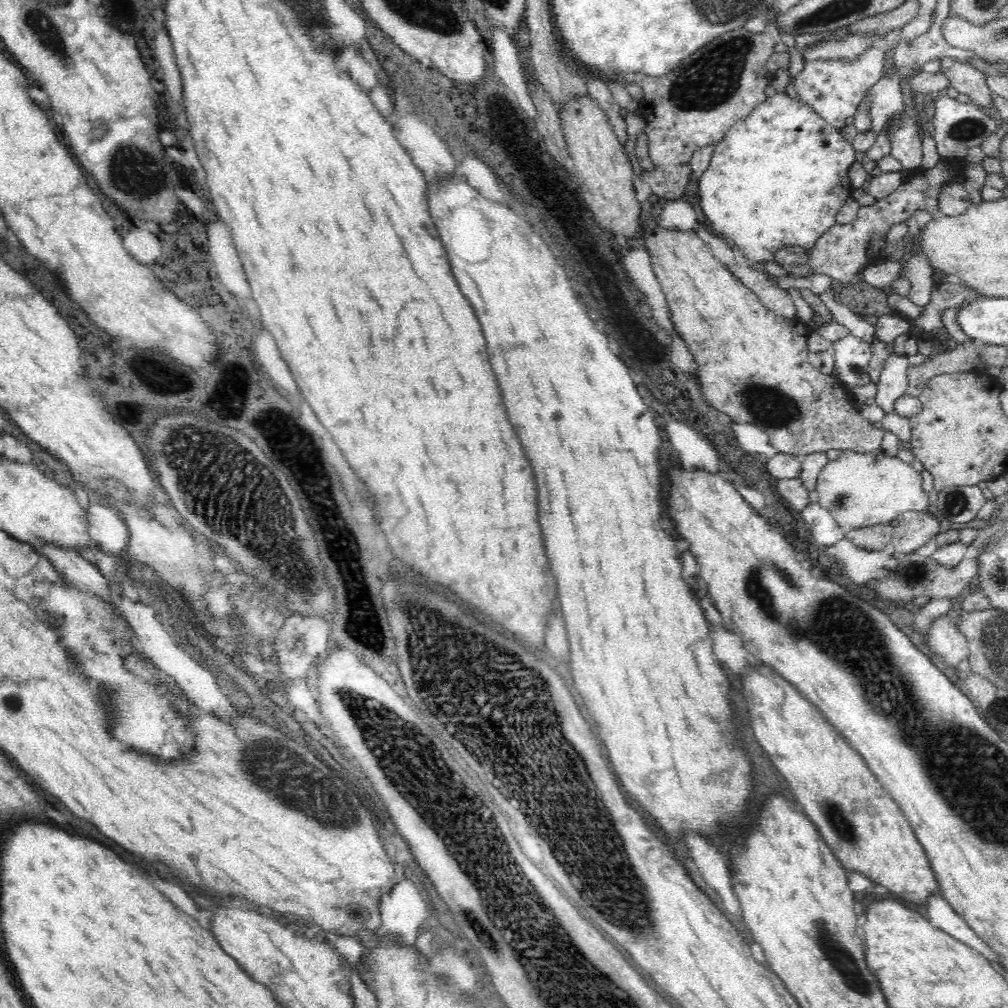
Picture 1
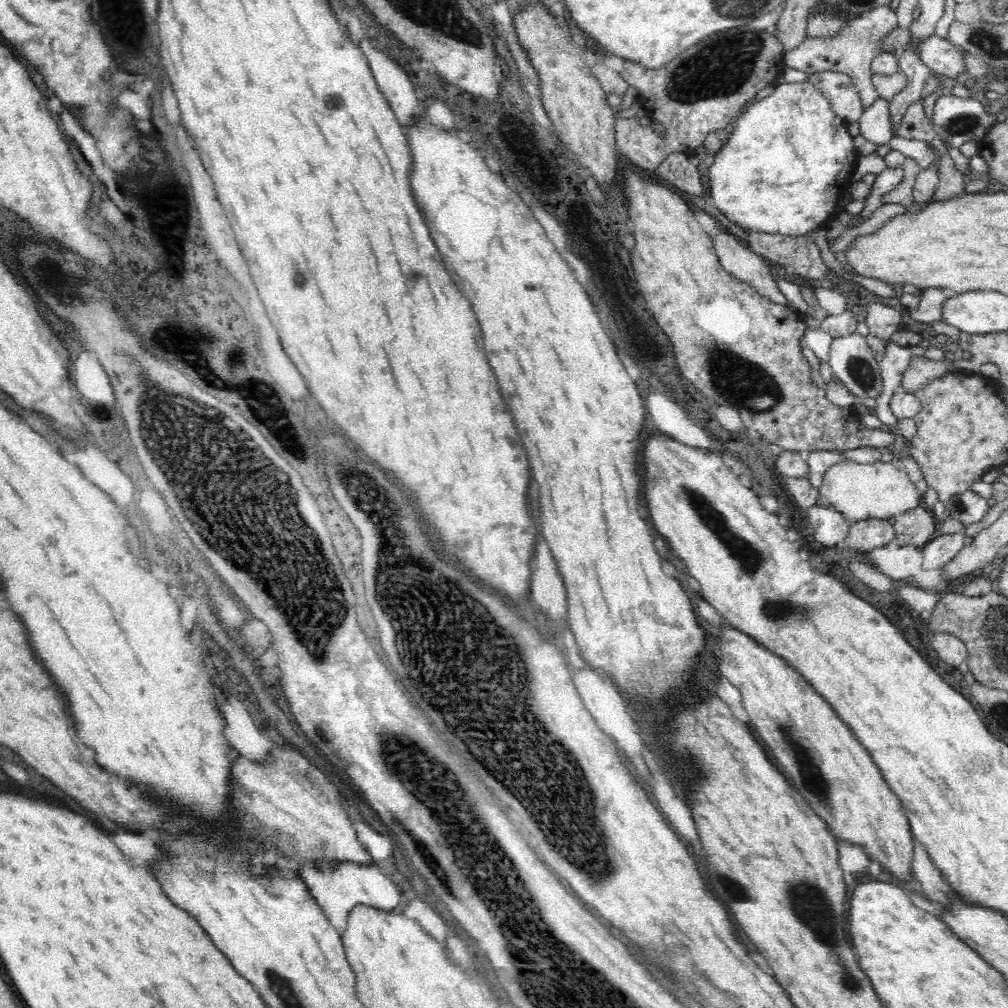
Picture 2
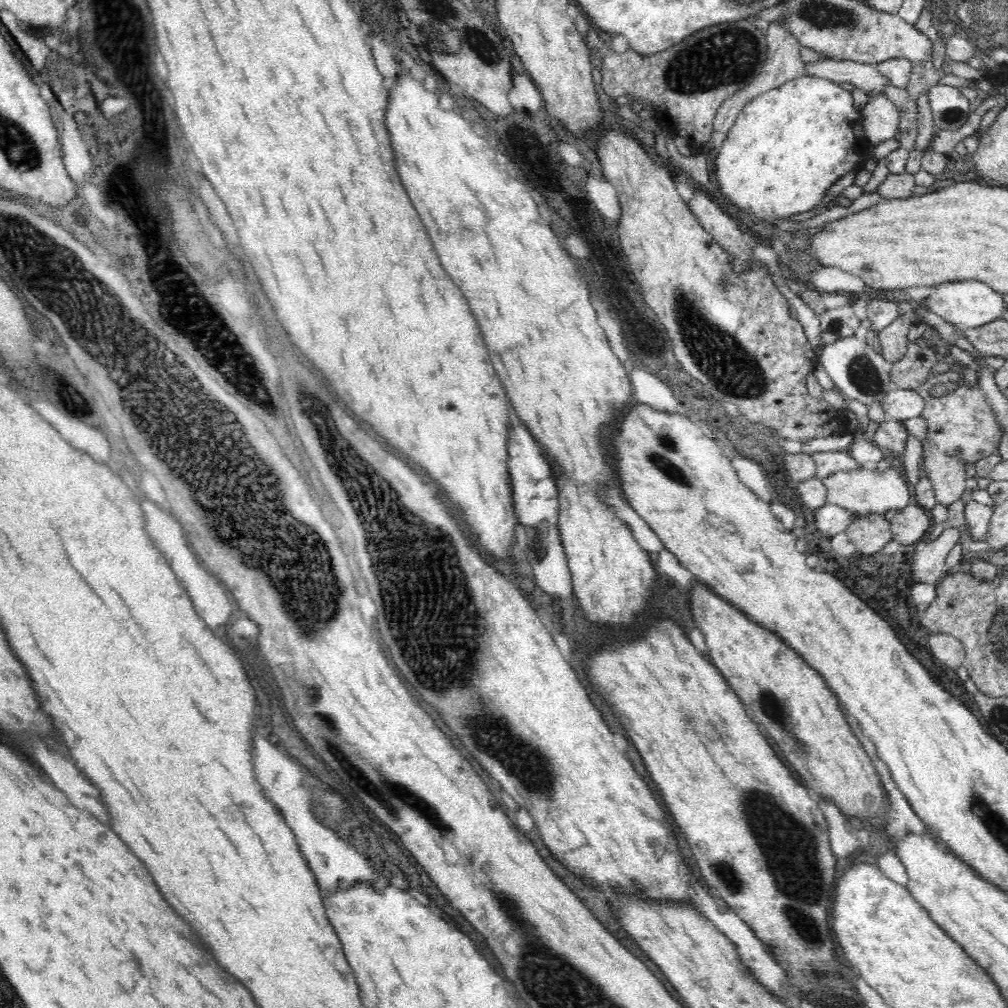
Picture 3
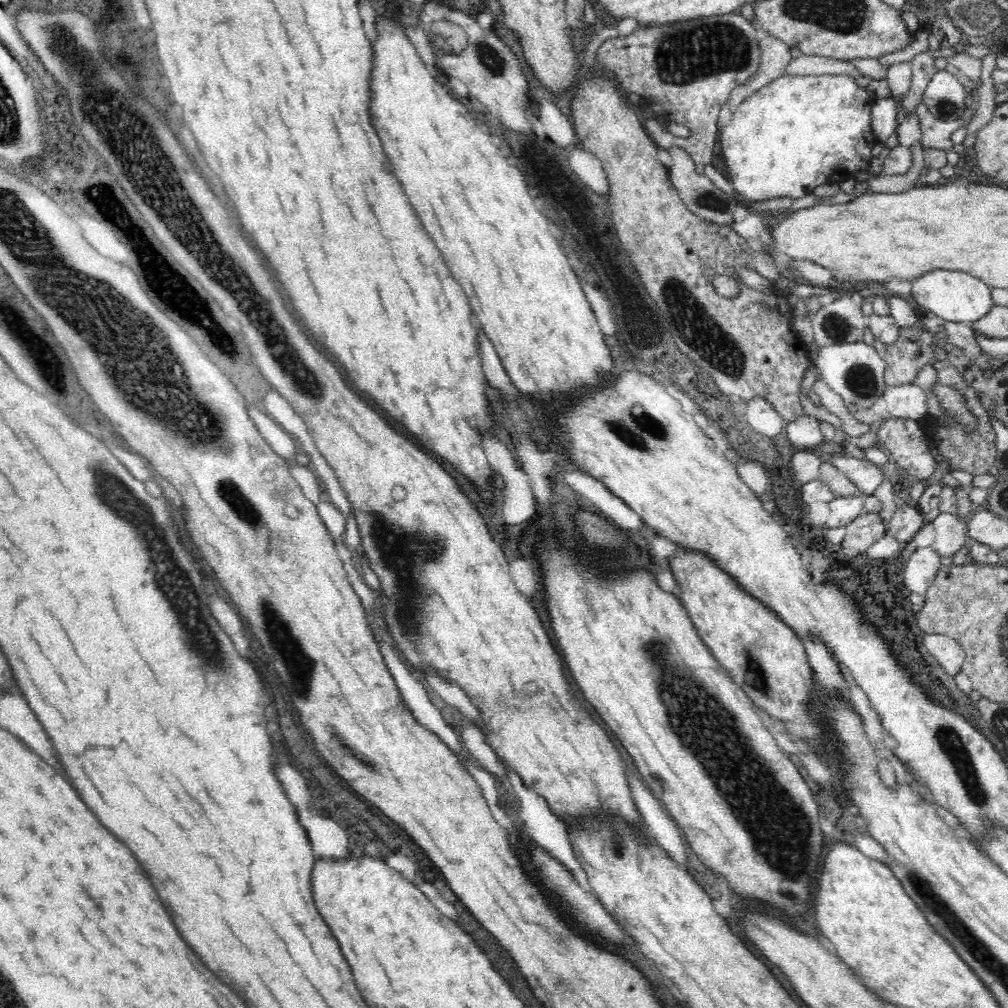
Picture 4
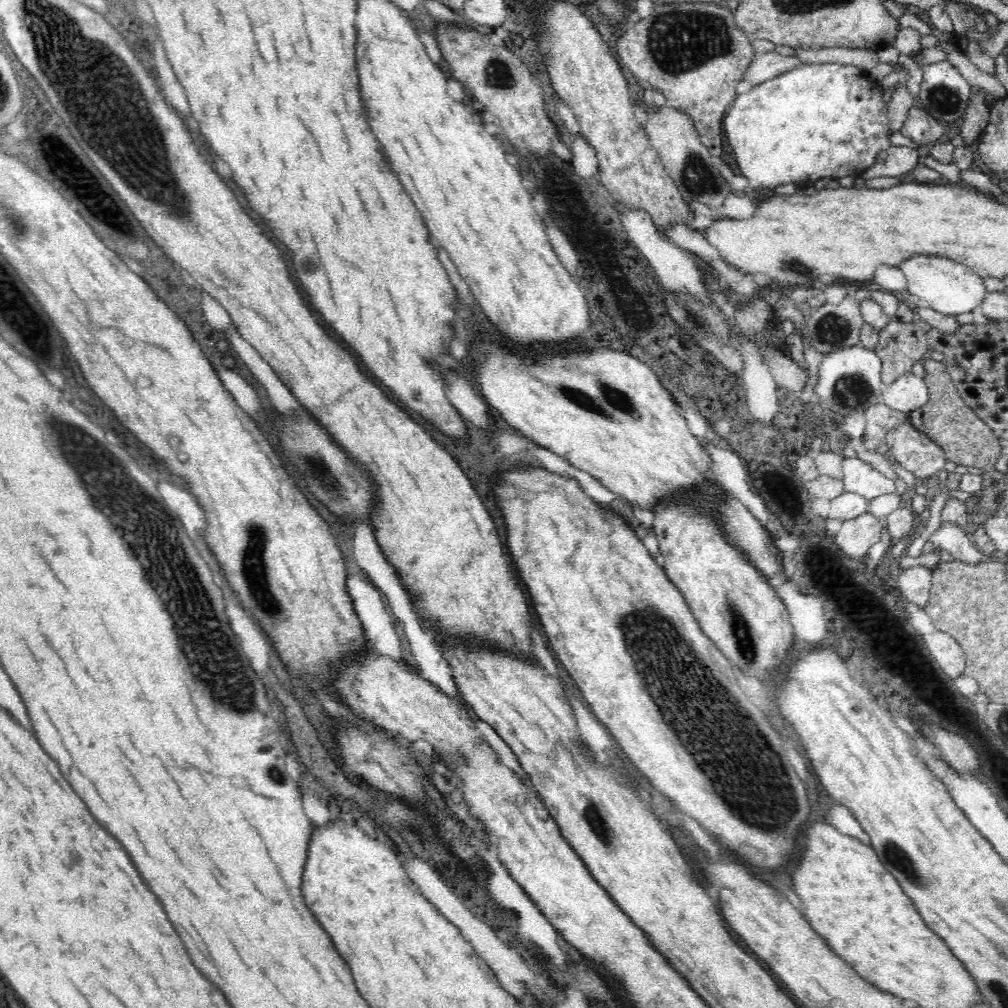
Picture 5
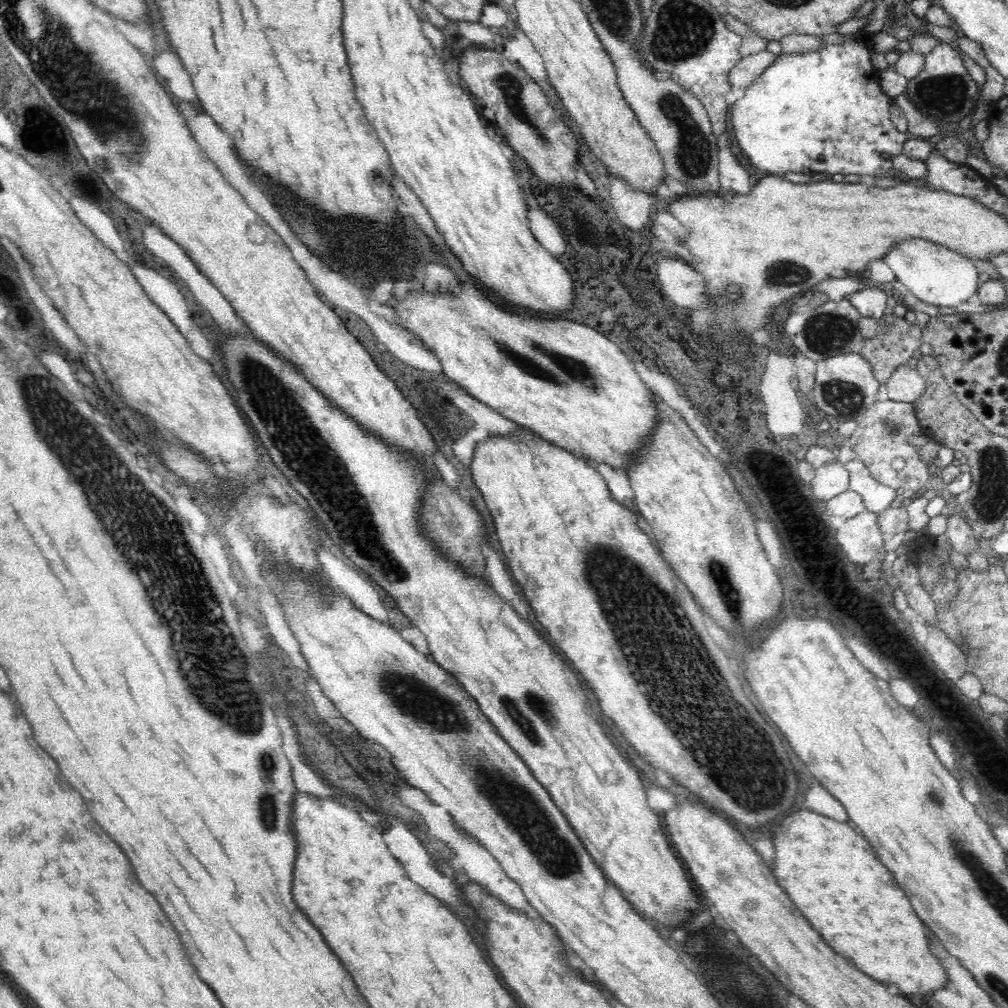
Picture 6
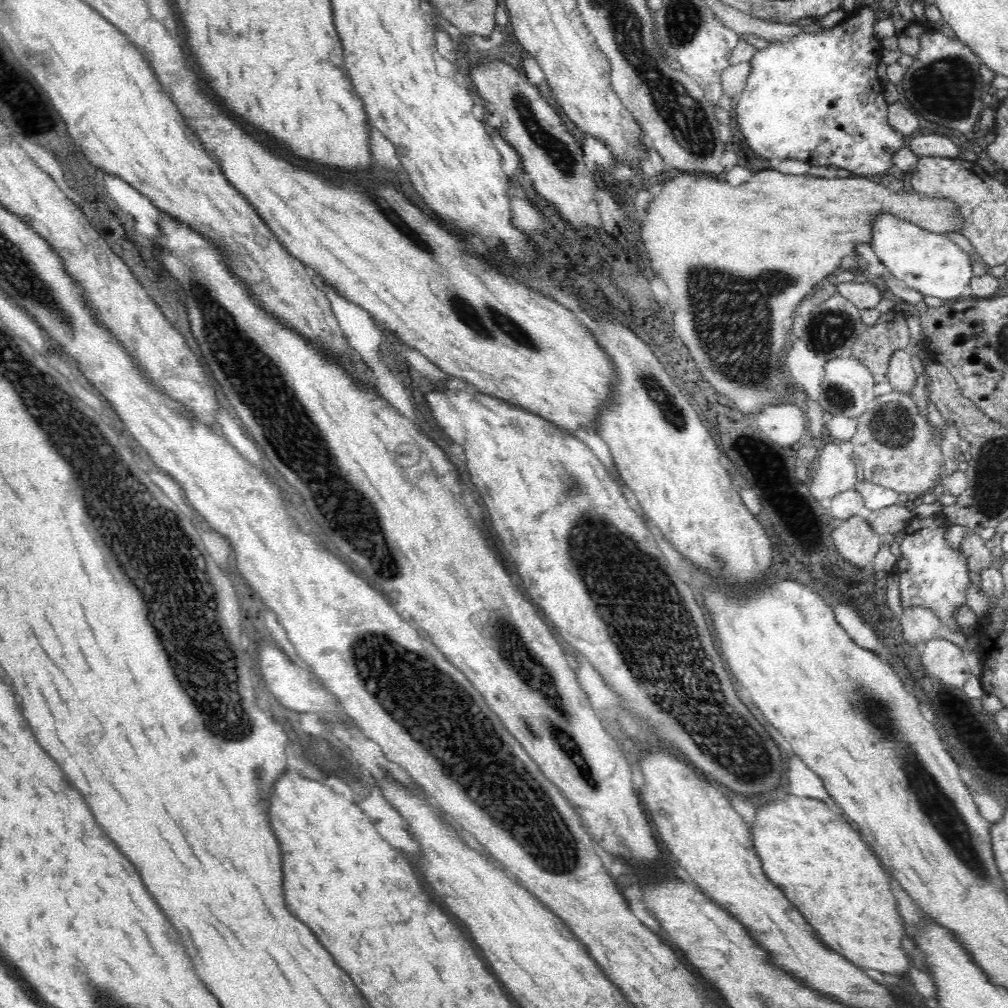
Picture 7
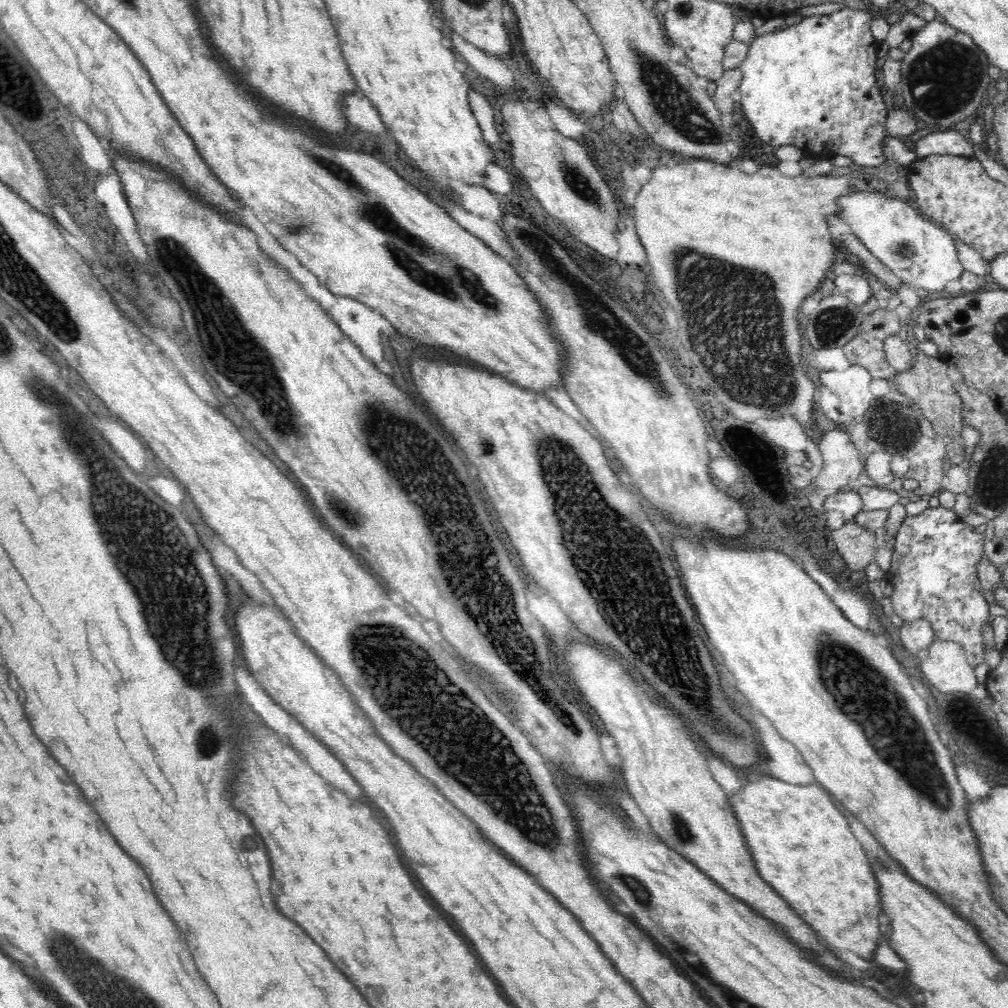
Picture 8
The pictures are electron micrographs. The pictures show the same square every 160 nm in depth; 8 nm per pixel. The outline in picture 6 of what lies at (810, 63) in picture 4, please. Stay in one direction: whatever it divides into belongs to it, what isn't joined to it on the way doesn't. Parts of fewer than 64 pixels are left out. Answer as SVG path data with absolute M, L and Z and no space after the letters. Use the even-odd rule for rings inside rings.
M767 49L742 57L731 69L728 75L729 83L738 88L748 88L770 66L778 54Z

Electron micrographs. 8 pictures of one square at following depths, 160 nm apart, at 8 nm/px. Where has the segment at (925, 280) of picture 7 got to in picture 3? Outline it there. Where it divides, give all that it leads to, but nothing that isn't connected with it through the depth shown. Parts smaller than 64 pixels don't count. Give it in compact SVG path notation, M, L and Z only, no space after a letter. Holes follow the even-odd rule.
M980 281L943 282L933 286L930 290L932 293L925 299L925 304L927 304L925 308L939 314L944 320L954 323L958 330L979 327L999 319L1006 306L1002 294Z

